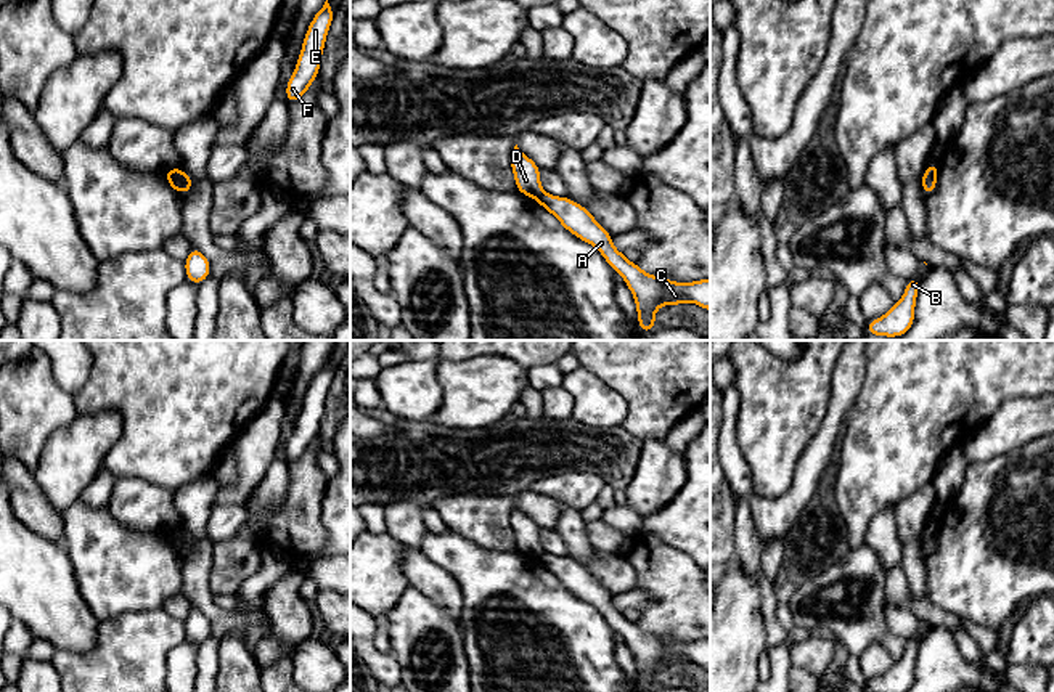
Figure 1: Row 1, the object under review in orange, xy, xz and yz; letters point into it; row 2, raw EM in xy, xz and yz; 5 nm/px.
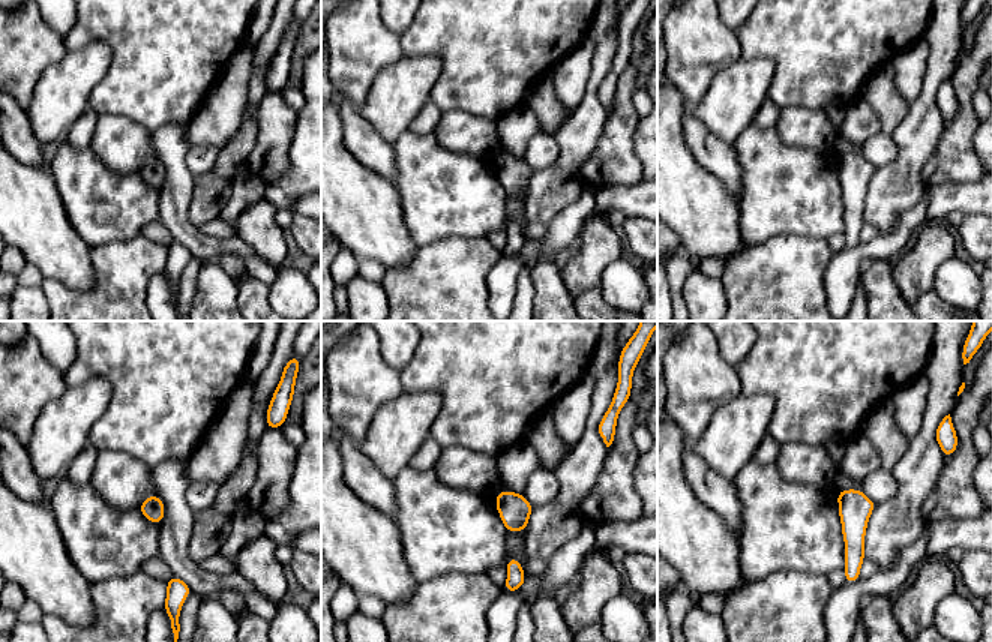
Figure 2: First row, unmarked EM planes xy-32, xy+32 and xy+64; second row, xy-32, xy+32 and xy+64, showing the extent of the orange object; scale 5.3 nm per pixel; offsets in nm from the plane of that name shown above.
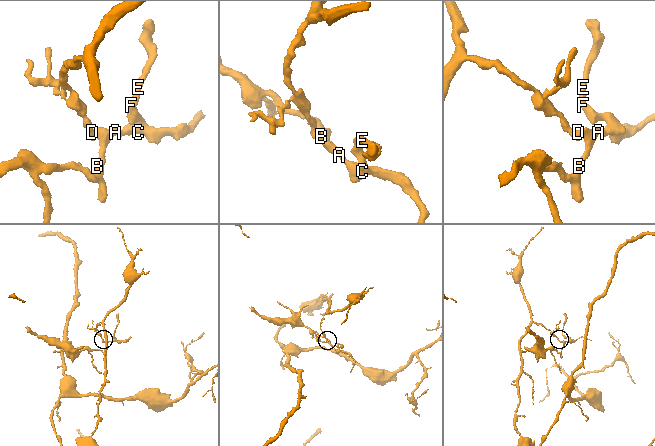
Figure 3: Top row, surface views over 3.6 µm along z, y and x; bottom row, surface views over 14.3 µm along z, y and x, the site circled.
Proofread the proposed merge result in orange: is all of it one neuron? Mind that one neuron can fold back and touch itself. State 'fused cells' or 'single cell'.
fused cells

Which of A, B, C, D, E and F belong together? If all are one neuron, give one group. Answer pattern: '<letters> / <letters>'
A B C E F / D

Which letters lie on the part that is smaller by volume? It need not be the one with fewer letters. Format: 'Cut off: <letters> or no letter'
Cut off: A, B, C, E, F

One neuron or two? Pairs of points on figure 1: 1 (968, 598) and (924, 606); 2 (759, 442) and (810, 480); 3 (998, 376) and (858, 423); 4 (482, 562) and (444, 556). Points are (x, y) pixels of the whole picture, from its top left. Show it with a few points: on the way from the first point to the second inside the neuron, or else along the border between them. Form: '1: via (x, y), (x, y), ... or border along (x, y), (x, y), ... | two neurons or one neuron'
1: border along (926, 596), (935, 606), (953, 612), (960, 618) | two neurons
2: border along (812, 435), (797, 461), (791, 487), (770, 498) | two neurons
3: via (963, 376), (942, 376), (894, 423) | one neuron
4: via (473, 562), (453, 556) | one neuron

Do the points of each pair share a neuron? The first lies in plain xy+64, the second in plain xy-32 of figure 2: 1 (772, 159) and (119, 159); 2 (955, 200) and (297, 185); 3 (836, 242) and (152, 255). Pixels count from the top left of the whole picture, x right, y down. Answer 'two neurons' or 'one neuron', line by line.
1: two neurons
2: two neurons
3: two neurons

